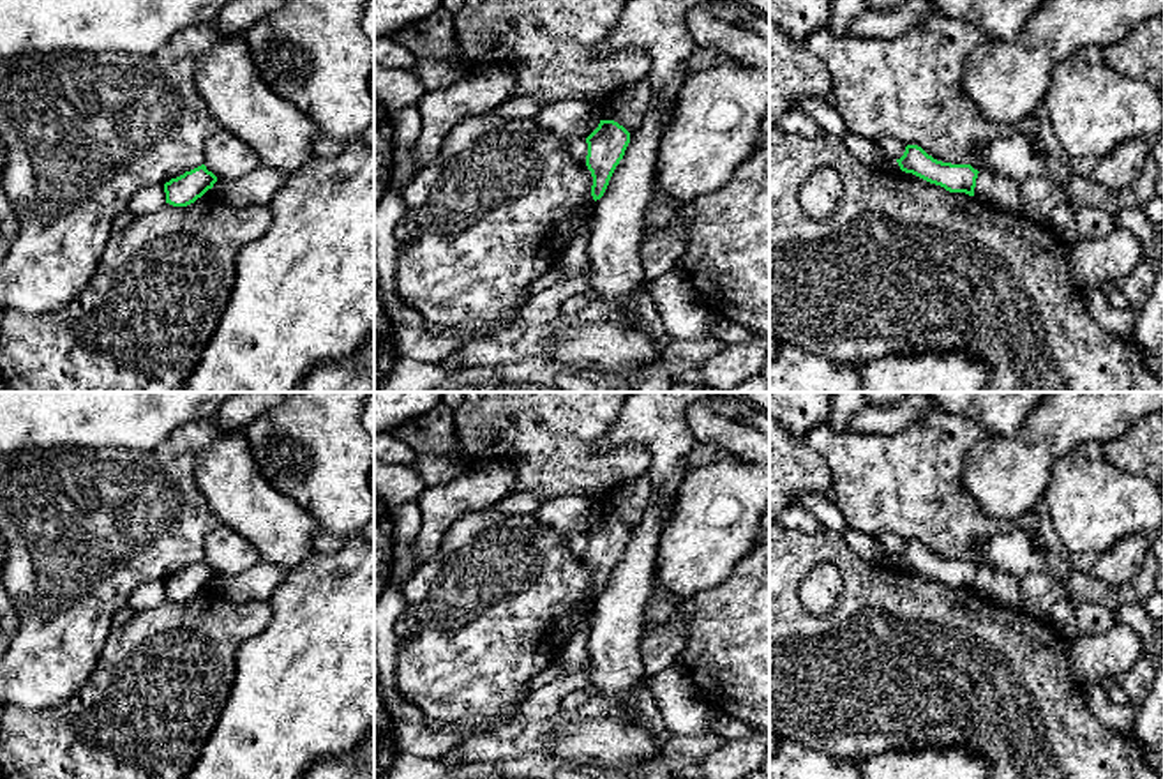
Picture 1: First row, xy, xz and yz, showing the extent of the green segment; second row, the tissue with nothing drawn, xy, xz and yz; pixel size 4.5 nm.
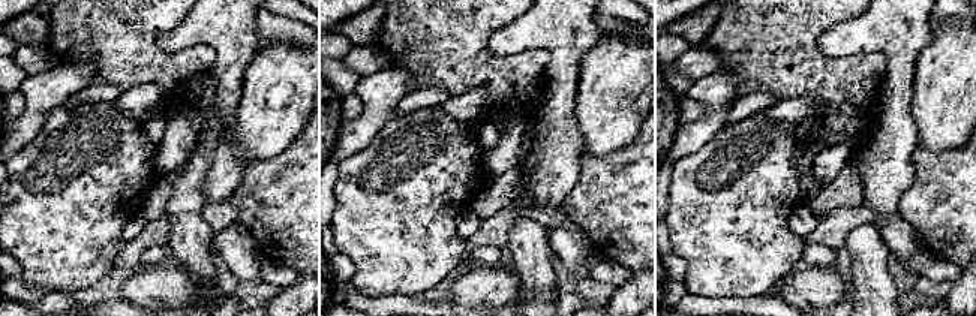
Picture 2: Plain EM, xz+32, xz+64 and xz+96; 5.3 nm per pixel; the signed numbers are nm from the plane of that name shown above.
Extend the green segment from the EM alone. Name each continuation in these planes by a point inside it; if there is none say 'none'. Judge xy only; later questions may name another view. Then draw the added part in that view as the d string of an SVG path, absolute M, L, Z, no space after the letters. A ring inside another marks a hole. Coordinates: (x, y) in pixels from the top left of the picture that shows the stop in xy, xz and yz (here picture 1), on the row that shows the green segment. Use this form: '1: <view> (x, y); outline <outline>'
none

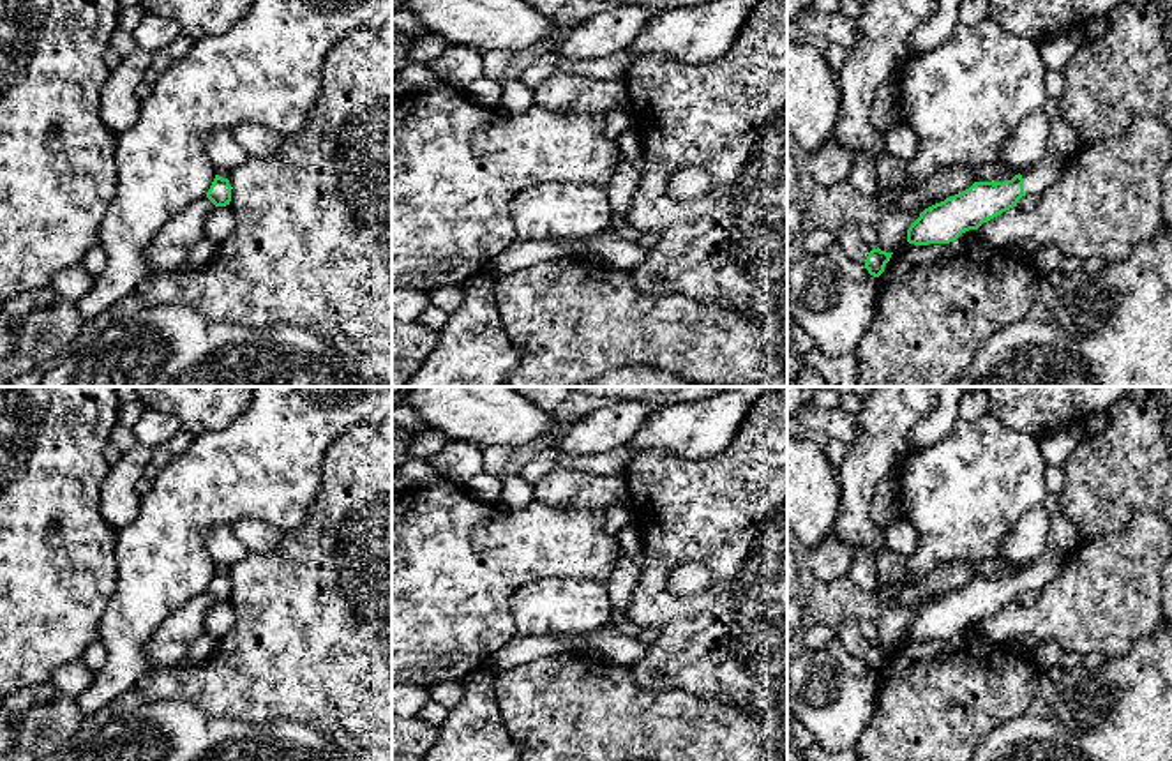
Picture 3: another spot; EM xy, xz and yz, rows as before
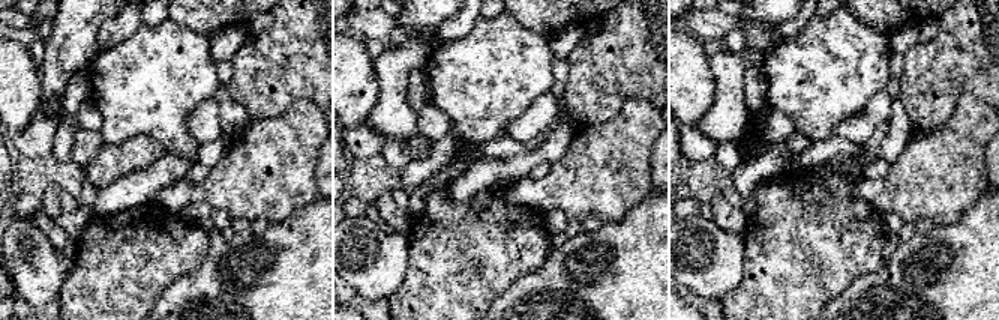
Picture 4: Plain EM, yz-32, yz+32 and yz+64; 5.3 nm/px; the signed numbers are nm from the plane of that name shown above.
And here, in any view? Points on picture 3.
1: yz (1038, 179); outline M1048 152L1041 162L1020 171L1024 178L1024 192L1040 198L1059 180L1064 168L1066 157Z

